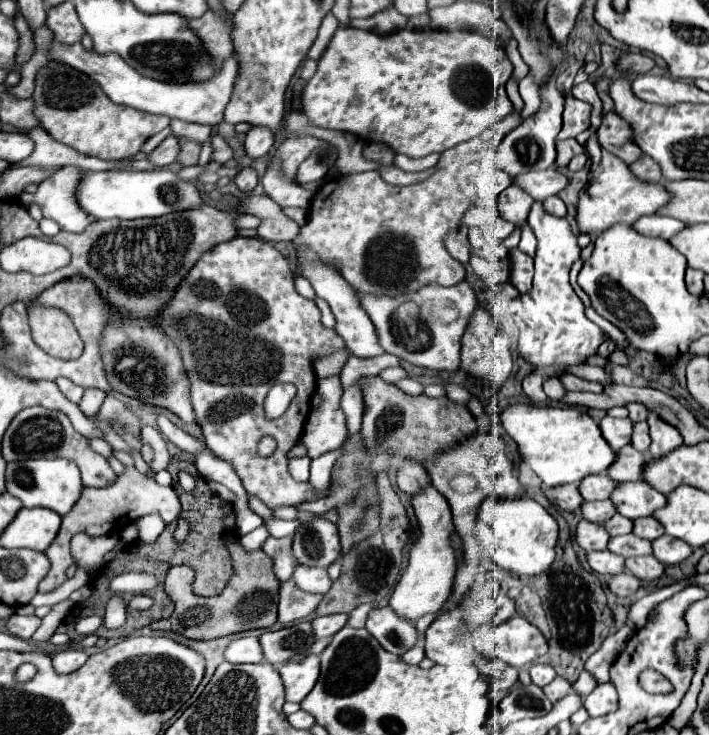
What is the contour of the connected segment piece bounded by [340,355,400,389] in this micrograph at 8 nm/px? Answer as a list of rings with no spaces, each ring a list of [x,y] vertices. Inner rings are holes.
[[[352,355],[342,369],[342,375],[340,375],[342,389],[354,385],[354,381],[360,377],[378,375],[382,369],[398,367],[398,365],[400,365],[400,359],[394,355],[380,355],[380,357],[372,357],[372,359],[360,359],[360,357]]]

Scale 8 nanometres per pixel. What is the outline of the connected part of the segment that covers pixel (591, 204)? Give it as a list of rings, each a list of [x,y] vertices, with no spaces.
[[[592,135],[586,145],[594,163],[590,169],[588,187],[580,193],[580,203],[578,203],[578,227],[582,233],[590,233],[590,231],[602,233],[604,229],[608,229],[618,221],[632,225],[640,217],[654,215],[658,209],[668,205],[672,197],[664,185],[638,179],[626,163],[622,163],[618,157],[604,151],[602,147],[598,147],[596,135]]]

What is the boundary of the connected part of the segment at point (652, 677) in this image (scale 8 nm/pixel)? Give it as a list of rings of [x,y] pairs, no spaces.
[[[645,669],[639,675],[640,686],[649,693],[668,694],[673,691],[671,683],[653,669]]]

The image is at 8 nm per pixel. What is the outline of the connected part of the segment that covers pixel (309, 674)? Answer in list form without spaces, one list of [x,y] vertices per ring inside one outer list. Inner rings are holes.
[[[306,655],[302,661],[288,661],[278,669],[278,673],[286,689],[286,701],[300,703],[318,679],[320,655]]]

